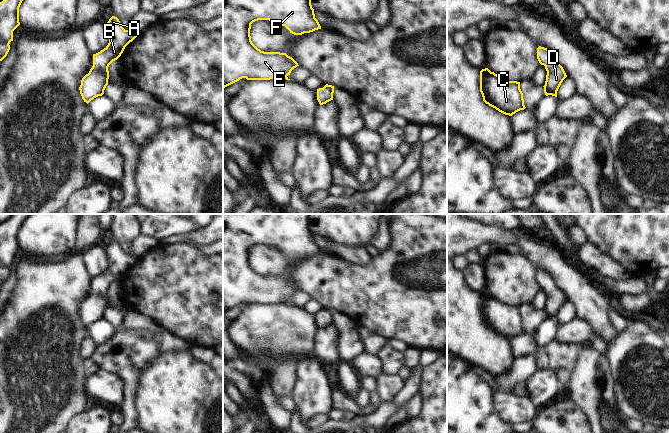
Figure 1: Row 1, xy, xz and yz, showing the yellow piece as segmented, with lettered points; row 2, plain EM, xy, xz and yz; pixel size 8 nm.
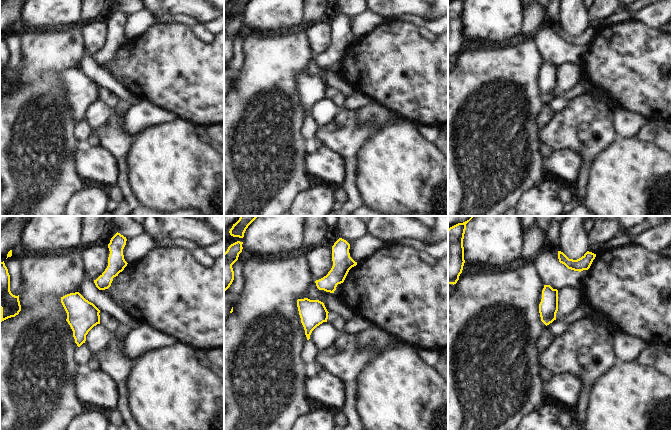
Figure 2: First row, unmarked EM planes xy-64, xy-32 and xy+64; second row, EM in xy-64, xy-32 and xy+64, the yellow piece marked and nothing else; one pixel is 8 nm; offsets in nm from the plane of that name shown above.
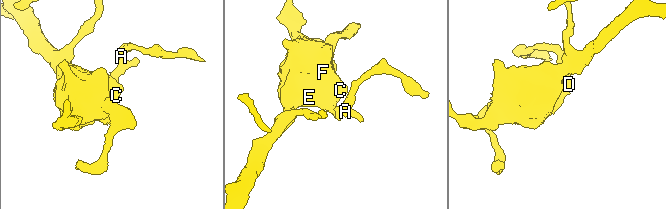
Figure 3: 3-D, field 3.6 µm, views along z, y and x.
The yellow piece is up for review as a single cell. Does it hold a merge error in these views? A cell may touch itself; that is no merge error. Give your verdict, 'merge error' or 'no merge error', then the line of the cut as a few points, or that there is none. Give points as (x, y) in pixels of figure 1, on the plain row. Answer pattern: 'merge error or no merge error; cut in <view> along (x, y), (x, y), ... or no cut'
no merge error; no cut

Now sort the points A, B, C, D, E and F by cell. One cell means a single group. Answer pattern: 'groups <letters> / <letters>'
groups A B C D E F

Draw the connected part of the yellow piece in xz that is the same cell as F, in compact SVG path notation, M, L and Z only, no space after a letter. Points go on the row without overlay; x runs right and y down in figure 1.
M223 214L223 312L239 305L242 302L247 304L270 304L270 303L286 303L290 304L287 300L291 295L296 292L298 287L286 277L280 276L264 276L258 273L251 265L250 253L251 248L258 244L269 244L285 250L290 257L294 259L302 259L310 257L315 254L321 253L318 244L315 242L314 233L311 229L311 214Z

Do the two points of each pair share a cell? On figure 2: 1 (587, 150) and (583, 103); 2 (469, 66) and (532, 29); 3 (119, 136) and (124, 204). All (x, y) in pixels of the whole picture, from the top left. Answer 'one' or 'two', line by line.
1: one
2: two
3: one

